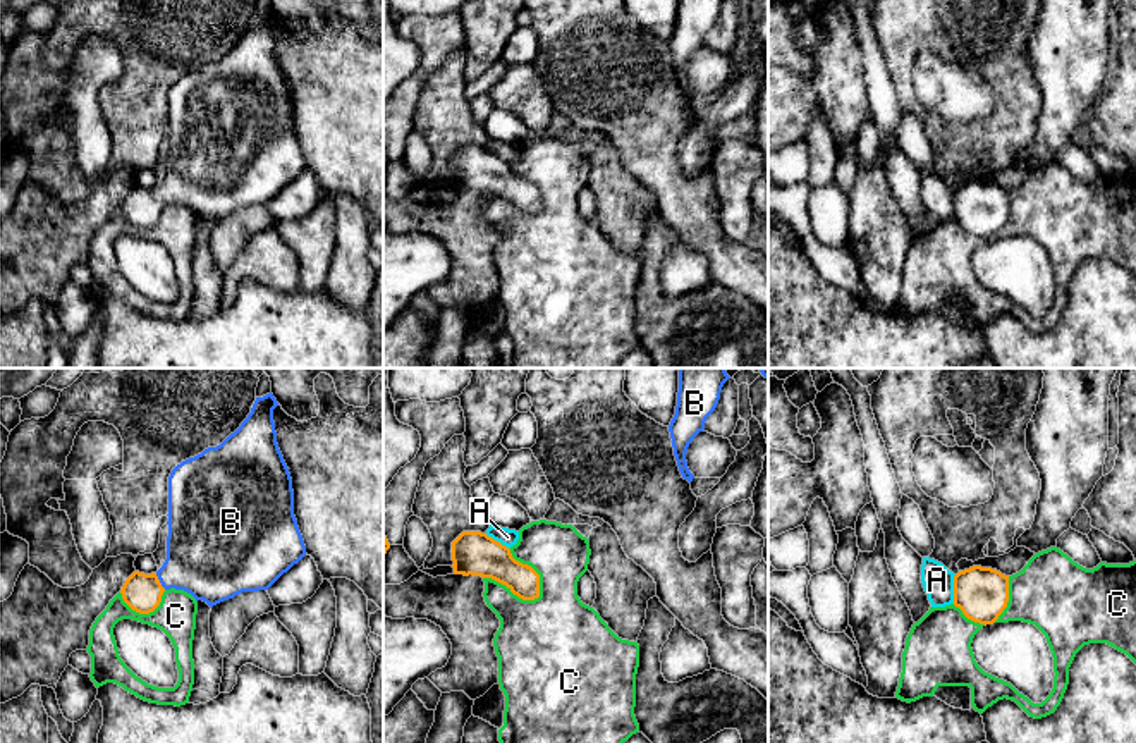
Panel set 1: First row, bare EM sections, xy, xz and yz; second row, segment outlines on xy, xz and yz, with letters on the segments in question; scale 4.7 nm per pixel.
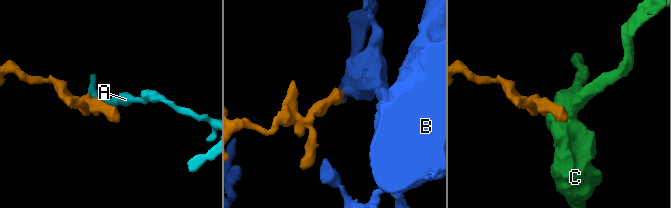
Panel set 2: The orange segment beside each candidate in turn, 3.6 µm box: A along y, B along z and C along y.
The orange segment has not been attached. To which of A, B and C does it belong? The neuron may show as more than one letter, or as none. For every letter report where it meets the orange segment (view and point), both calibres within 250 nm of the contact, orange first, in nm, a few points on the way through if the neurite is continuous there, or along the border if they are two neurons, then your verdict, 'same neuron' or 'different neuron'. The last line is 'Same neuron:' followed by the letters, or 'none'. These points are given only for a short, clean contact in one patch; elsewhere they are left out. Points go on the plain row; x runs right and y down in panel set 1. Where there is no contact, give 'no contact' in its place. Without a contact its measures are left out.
A: meets orange in yz at (954, 203); 240 nm thick on the orange side, 150 nm on the other; different neuron
B: meets orange in xy at (158, 196); 180 nm thick on the orange side, 360 nm on the other; runs through xy (141, 207), (158, 196), (198, 178), (205, 171); same neuron
C: meets orange in xz at (513, 207); 200 nm thick on the orange side, 380 nm on the other; different neuron
Same neuron: B

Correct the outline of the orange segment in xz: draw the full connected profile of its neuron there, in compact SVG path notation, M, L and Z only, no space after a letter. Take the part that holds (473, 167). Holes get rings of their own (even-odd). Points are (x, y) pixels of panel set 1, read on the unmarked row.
M462 146L452 157L452 175L454 189L492 193L522 215L540 212L540 189L486 148Z

